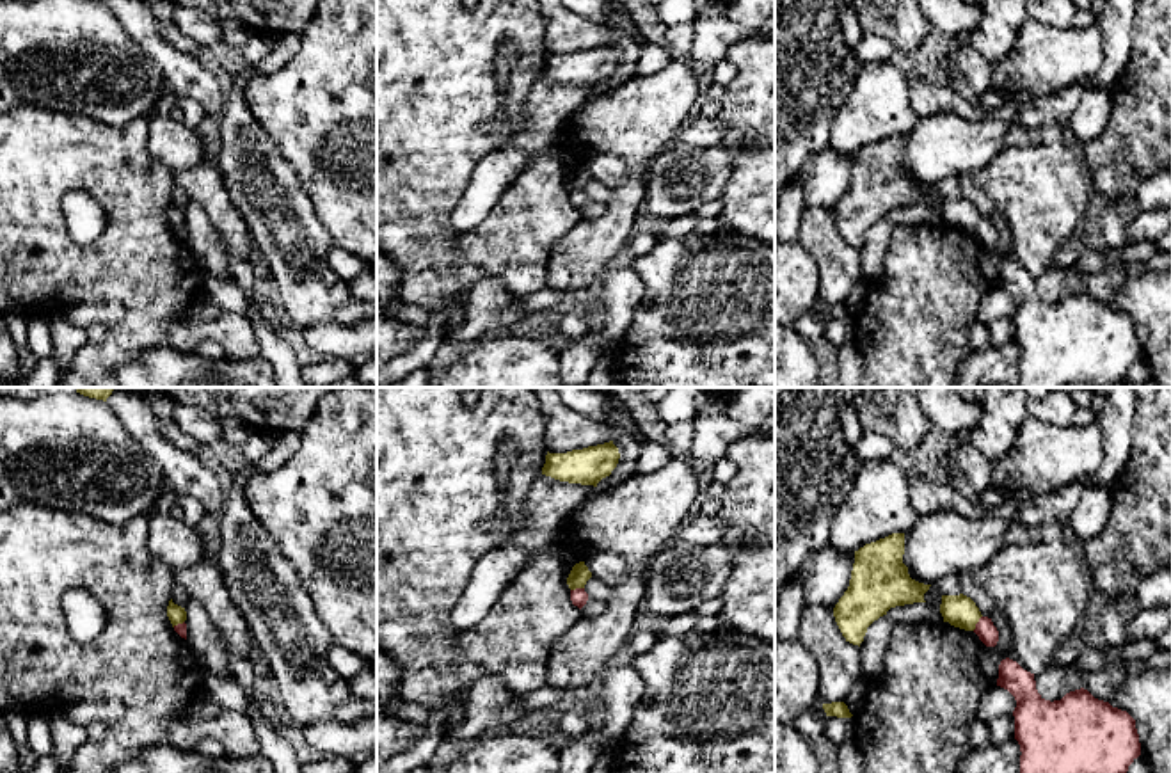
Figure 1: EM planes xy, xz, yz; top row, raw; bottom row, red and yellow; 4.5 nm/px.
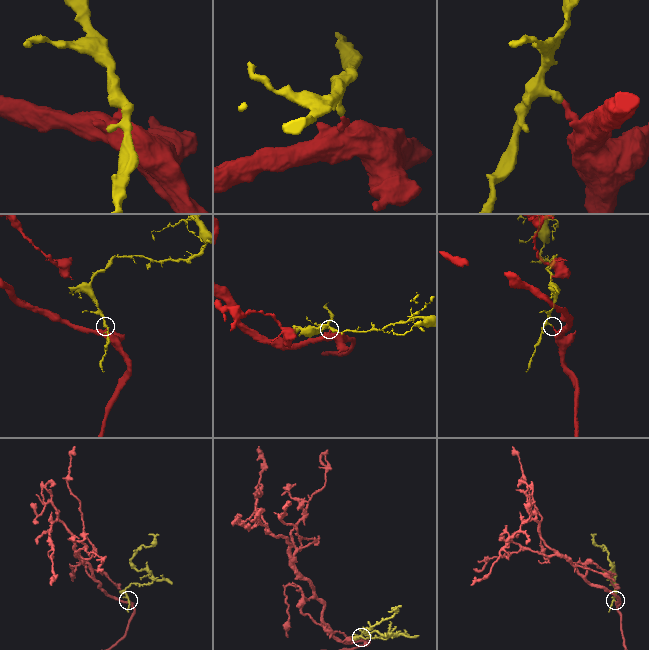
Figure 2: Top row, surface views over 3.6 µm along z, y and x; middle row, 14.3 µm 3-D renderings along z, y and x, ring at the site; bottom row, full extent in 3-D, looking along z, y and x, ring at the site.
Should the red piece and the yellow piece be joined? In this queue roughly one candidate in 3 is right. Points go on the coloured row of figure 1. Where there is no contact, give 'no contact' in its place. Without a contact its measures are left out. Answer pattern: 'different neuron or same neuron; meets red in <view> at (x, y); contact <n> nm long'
different neuron; meets red in yz at (978, 622); contact 80 nm long

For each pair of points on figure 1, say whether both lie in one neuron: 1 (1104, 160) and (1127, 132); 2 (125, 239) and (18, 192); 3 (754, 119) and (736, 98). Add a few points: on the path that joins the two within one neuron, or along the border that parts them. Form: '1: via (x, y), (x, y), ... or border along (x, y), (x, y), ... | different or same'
1: via (1111, 153), (1125, 139) | same
2: via (95, 256), (68, 256), (34, 223) | same
3: via (752, 114), (741, 103) | same

